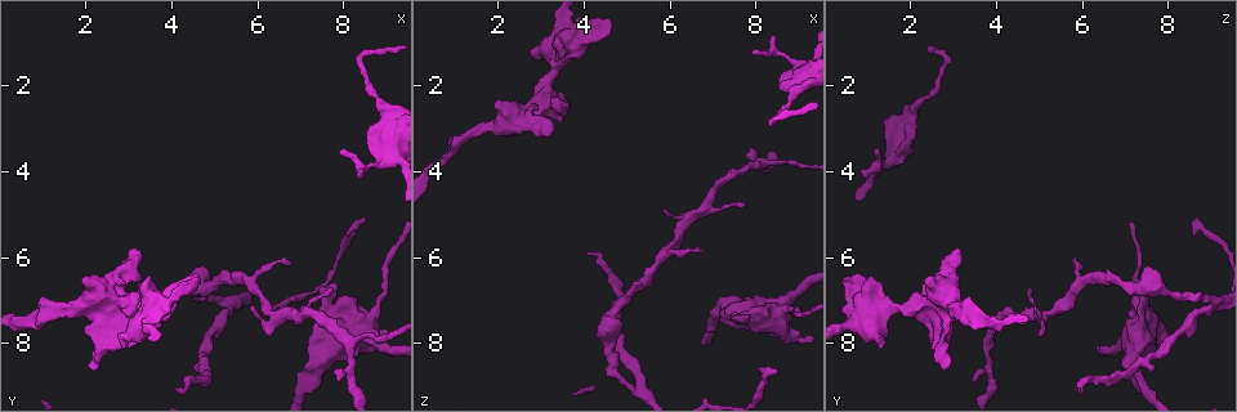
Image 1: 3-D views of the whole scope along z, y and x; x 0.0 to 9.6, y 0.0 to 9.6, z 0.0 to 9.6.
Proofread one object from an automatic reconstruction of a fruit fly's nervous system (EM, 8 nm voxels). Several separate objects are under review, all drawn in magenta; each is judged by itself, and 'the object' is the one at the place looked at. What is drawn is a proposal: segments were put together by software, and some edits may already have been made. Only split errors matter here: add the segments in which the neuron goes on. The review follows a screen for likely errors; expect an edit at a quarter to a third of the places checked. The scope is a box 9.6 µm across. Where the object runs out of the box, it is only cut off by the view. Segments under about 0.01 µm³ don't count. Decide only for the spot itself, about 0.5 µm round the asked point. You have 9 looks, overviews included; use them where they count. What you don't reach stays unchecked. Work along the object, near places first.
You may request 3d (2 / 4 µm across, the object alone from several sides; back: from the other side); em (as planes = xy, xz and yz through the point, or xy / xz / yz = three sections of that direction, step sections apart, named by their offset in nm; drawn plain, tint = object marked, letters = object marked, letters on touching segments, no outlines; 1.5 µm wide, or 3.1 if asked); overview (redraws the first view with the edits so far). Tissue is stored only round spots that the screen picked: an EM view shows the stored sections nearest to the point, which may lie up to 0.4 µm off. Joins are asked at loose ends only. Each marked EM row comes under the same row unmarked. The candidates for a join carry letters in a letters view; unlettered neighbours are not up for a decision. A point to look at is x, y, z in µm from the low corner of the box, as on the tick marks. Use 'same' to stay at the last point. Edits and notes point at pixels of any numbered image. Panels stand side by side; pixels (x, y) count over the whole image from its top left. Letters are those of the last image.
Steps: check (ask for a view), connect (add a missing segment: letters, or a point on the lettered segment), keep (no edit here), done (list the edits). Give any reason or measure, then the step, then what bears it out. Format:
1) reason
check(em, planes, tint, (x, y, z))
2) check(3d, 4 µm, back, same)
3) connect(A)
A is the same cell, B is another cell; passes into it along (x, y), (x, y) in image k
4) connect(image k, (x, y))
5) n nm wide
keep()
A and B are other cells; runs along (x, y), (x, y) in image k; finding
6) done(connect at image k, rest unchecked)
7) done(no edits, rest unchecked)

check(em, yz, step 4, letters, (0.85, 7.70, 3.50))

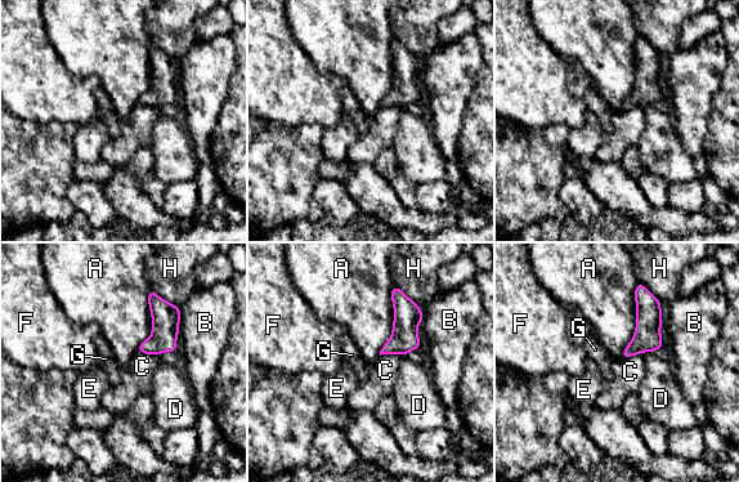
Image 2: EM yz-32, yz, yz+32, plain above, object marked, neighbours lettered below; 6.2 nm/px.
keep()
A, B, C, D, E, F, G and H are other cells; border along (138, 351), (159, 355) in image 2; none of them fits

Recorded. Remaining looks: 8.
branch stops here
check(em, yz, step 8, tint, (2.15, 8.65, 2.85))

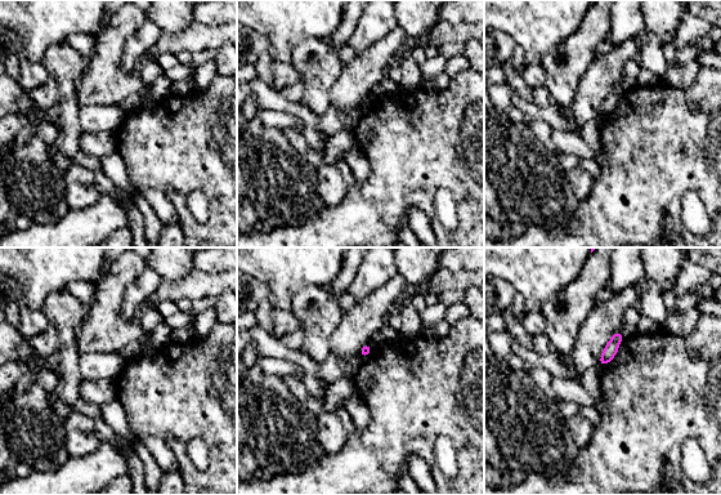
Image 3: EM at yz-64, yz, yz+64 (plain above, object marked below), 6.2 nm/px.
another direction
check(em, xy, step 4, letters, same)

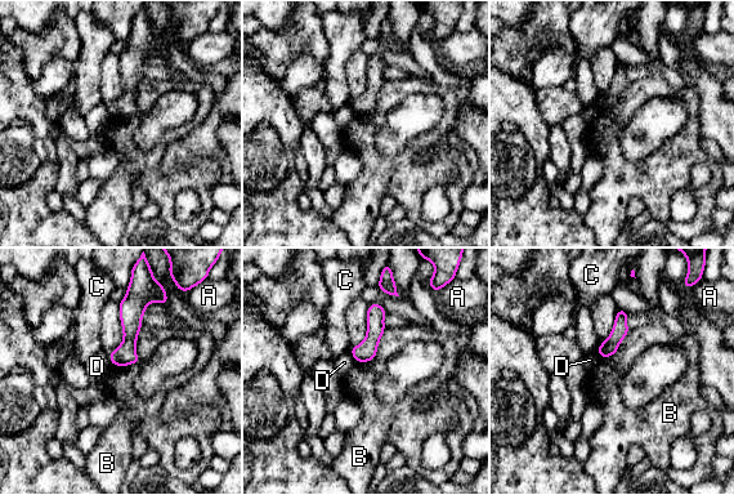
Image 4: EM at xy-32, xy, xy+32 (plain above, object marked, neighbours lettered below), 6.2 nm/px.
B touches over 280 nm
keep()
A, B, C and D are other cells; none of them fits

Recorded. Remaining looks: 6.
an open end
check(em, planes, letters, (3.20, 5.80, 3.15))

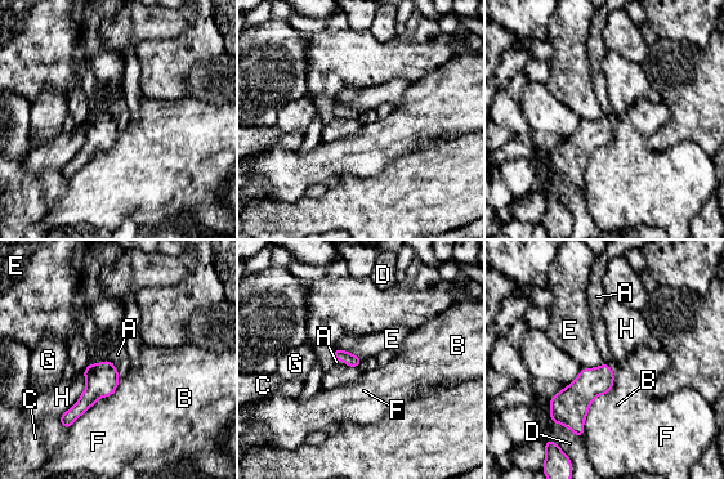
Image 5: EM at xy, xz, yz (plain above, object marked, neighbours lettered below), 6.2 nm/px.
connect(A)
A is the same cell, B, C, D, E, F, G and H are other cells; the neuron continues

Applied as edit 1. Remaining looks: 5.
an open end
check(em, planes, letters, (7.95, 3.55, 1.25))

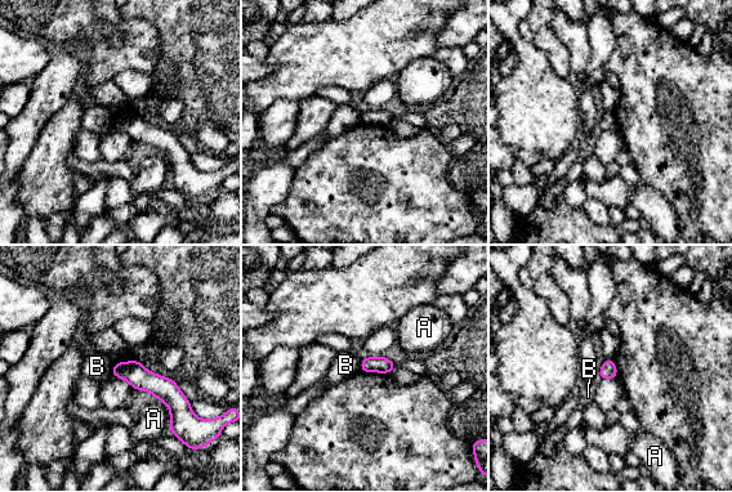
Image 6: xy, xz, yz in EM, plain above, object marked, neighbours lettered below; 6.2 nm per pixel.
keep()
A and B are other cells; runs along (115, 370), (161, 387), (183, 408) in image 6; no lettered segment goes on from it

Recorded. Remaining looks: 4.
done(connect at image 5, rest unchecked)

